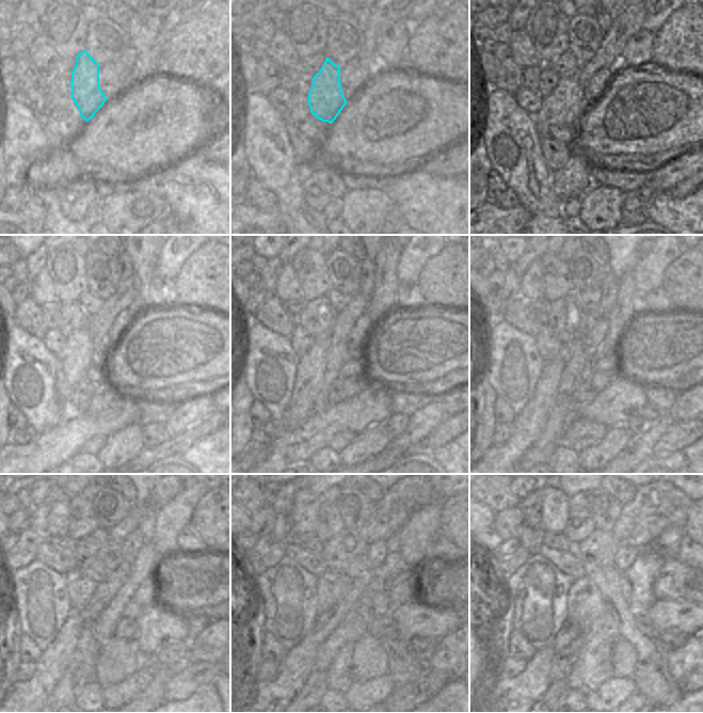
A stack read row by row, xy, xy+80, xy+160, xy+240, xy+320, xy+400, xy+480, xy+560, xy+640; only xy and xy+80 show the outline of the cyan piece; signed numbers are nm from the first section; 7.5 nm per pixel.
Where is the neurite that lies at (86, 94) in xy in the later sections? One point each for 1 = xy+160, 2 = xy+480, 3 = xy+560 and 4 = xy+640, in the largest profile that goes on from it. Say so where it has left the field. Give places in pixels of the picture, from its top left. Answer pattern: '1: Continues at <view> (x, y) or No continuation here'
1: Continues at xy+160 (564, 105)
2: Continues at xy+480 (49, 668)
3: Continues at xy+560 (294, 669)
4: Continues at xy+640 (523, 691).

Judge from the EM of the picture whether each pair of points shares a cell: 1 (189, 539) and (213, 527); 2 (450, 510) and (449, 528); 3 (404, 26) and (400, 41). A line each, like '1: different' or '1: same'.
1: different
2: same
3: same

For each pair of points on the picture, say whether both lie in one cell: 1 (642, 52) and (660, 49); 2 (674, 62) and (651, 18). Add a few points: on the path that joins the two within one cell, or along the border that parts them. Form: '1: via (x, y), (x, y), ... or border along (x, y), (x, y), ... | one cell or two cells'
1: border along (654, 34), (650, 63) | two cells
2: border along (673, 12), (654, 34) | two cells

